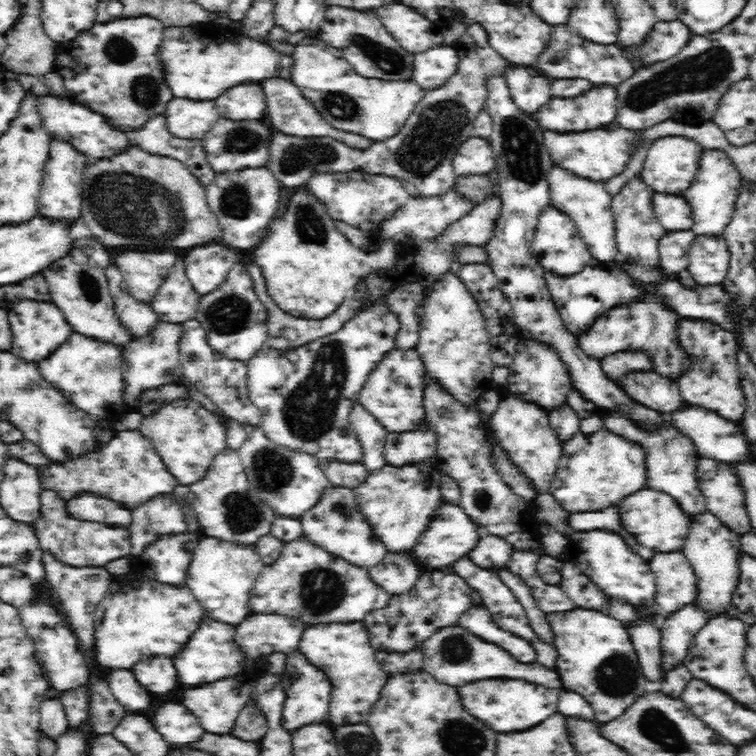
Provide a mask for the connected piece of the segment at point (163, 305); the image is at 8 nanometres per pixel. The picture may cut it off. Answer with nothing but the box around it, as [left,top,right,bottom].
[150,258,200,323]

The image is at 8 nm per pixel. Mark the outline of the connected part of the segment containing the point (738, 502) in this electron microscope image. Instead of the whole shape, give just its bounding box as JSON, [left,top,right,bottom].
[700,458,751,535]

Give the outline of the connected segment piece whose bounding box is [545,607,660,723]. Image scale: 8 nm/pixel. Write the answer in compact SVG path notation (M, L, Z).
M574 607L572 610L565 611L552 611L551 613L545 613L545 617L548 619L552 631L556 634L556 650L560 654L558 674L560 674L562 686L566 690L578 692L584 700L592 704L592 708L596 712L596 718L600 718L600 722L607 723L608 720L618 718L630 706L635 704L636 698L660 690L658 684L648 682L644 673L641 672L631 635L622 621L608 616L605 612L584 607Z

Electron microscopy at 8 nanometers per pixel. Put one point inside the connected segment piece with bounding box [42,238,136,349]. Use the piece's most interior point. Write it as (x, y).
(79, 289)

